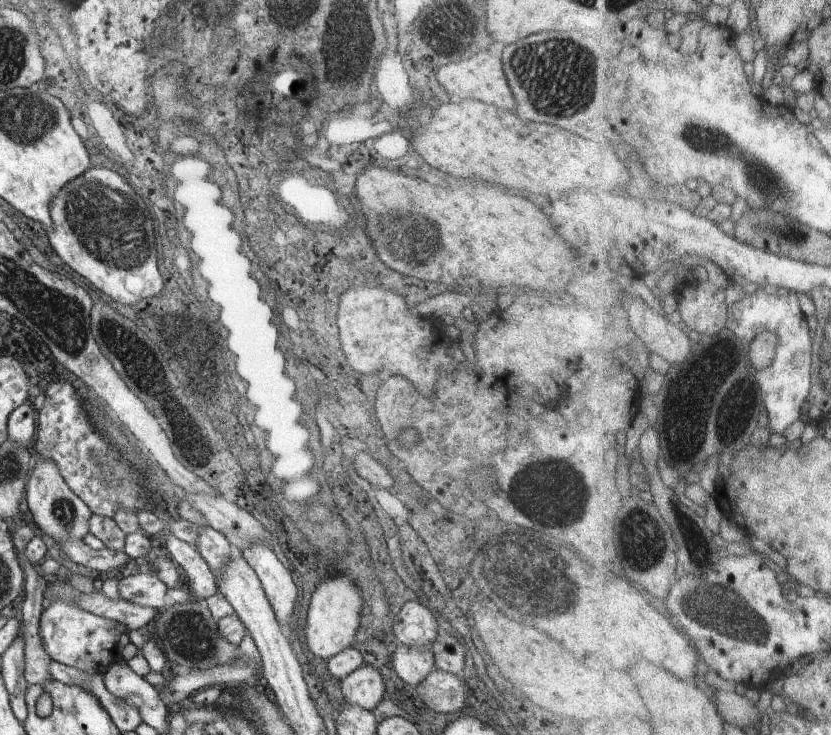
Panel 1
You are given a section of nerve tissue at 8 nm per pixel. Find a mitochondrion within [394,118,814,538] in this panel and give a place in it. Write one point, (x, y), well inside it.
(540, 486)

